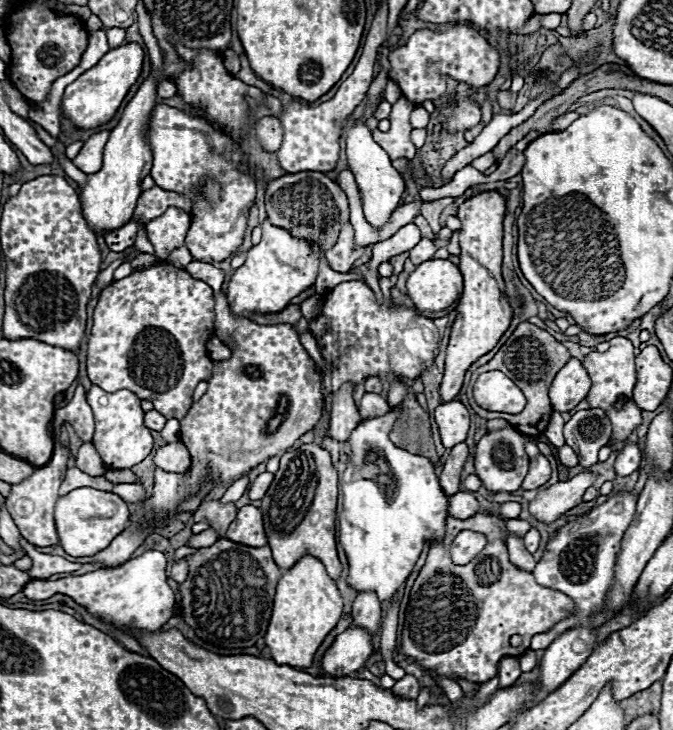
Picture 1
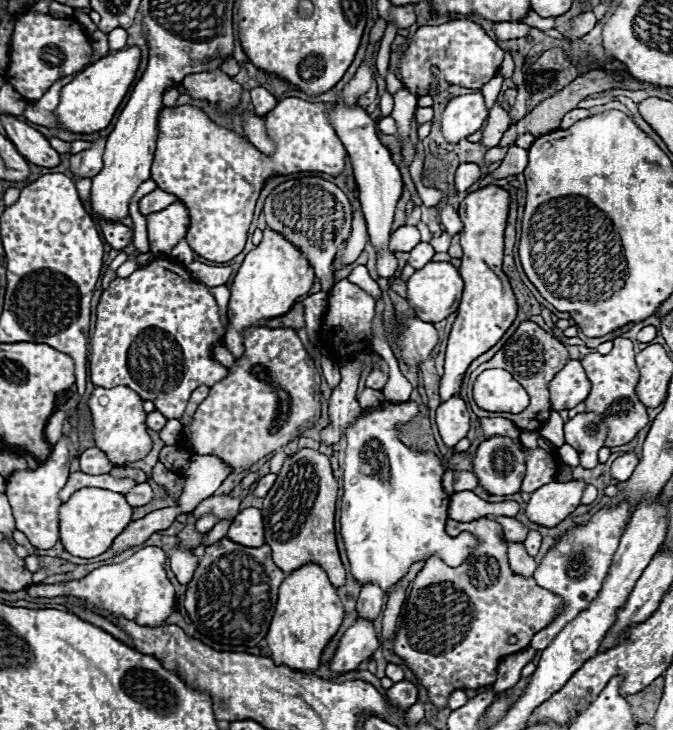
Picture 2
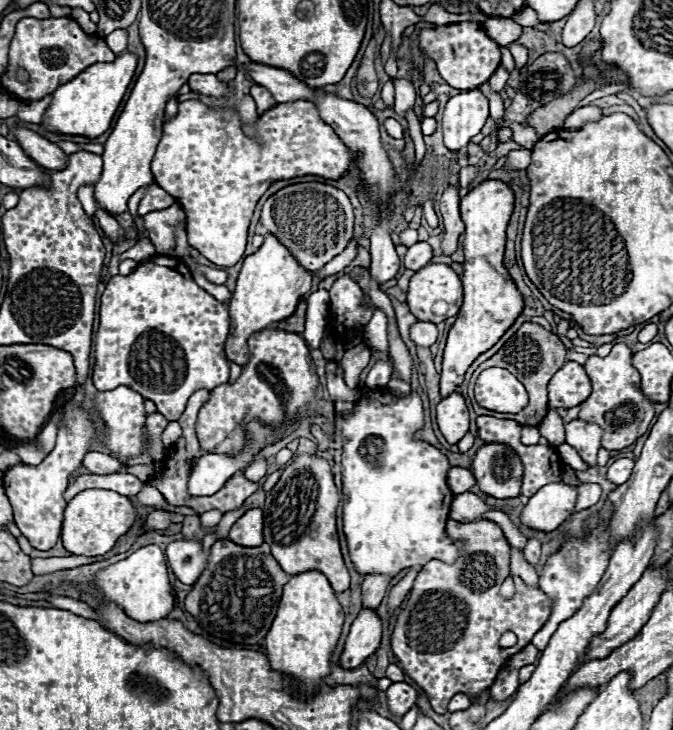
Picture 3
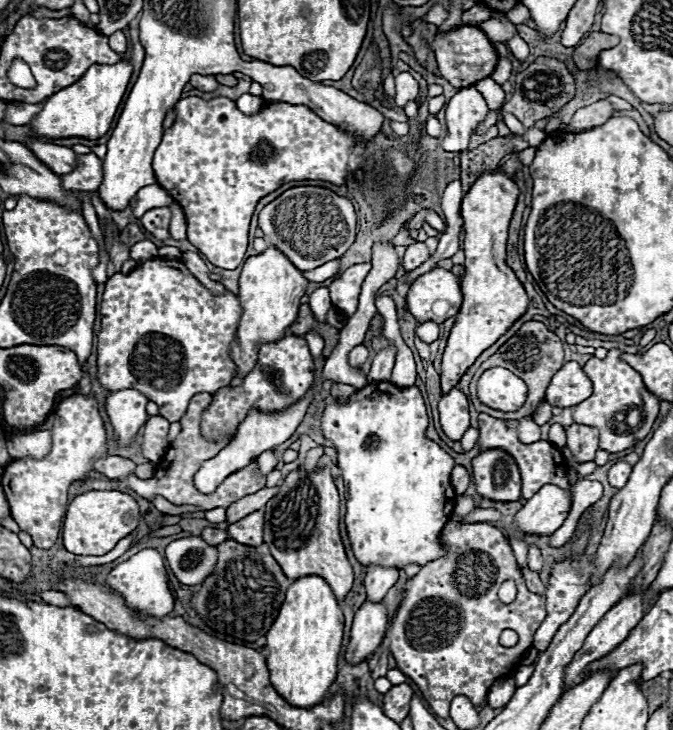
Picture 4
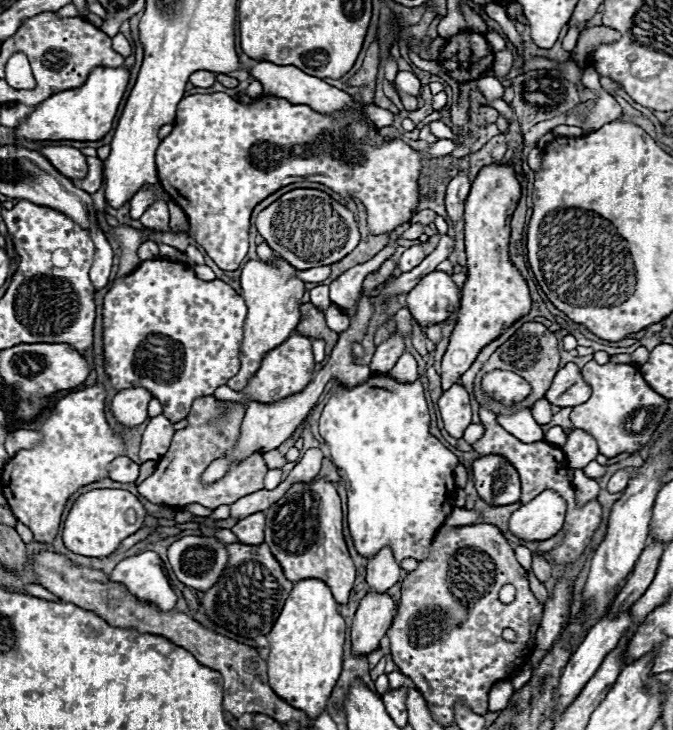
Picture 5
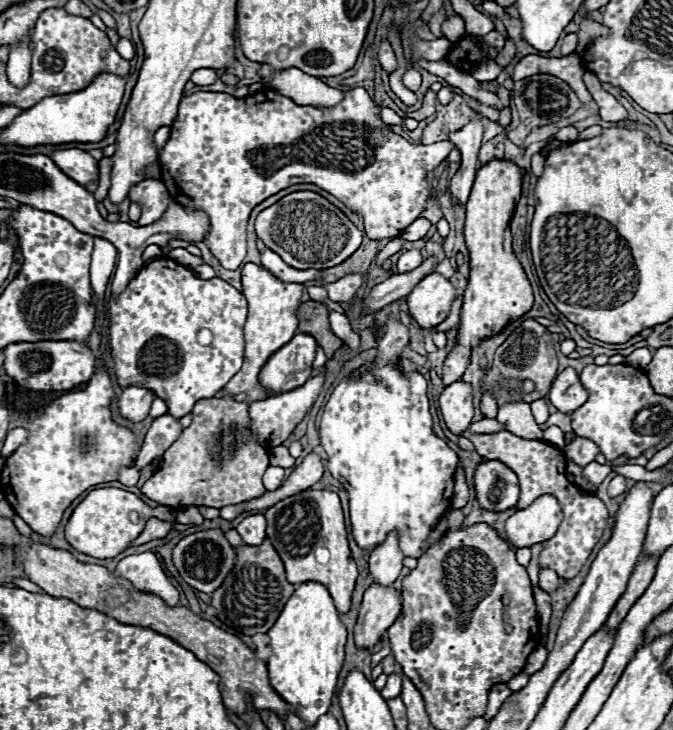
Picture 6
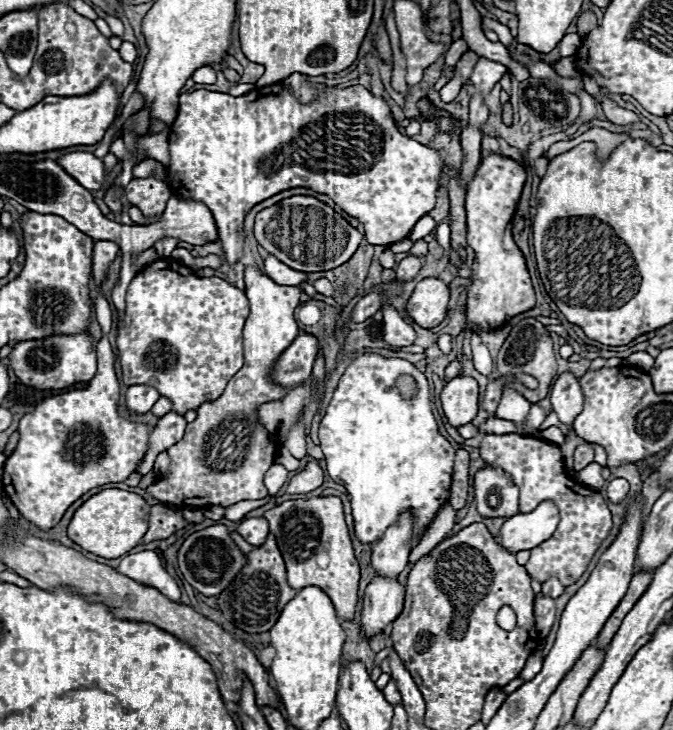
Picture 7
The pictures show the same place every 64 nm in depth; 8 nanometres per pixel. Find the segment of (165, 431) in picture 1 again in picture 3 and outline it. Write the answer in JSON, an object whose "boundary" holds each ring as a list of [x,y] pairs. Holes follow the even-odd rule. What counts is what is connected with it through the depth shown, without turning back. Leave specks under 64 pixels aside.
{"boundary":[[[168,422],[168,426],[166,426],[166,430],[162,432],[162,442],[164,442],[164,446],[166,448],[170,448],[178,438],[180,438],[180,434],[182,434],[182,428],[180,428],[180,424],[178,422]]]}

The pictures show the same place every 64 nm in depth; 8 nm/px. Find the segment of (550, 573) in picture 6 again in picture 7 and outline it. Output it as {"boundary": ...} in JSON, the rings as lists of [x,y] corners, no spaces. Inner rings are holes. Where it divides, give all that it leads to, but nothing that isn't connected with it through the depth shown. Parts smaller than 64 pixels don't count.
{"boundary":[[[548,578],[544,584],[542,584],[542,594],[544,596],[550,596],[550,598],[558,598],[560,594],[564,592],[564,586],[558,582],[558,578]]]}

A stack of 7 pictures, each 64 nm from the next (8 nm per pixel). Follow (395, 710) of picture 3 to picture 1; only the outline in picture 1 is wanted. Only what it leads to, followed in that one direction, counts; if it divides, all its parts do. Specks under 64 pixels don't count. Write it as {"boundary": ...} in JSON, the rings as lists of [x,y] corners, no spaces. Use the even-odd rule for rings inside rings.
{"boundary":[[[410,674],[400,678],[392,688],[394,688],[394,692],[398,692],[398,696],[414,696],[416,698],[420,694],[420,682]]]}

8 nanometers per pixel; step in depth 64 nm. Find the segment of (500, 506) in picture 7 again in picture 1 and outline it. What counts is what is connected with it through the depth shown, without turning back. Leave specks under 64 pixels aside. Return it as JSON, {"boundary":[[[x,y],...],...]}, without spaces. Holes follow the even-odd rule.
{"boundary":[[[506,426],[504,430],[492,430],[486,432],[480,442],[476,444],[476,456],[474,456],[474,464],[476,464],[476,474],[482,480],[482,484],[492,490],[492,492],[516,492],[528,472],[528,456],[524,452],[524,444],[526,444],[526,436],[522,432],[518,432],[512,426]]]}

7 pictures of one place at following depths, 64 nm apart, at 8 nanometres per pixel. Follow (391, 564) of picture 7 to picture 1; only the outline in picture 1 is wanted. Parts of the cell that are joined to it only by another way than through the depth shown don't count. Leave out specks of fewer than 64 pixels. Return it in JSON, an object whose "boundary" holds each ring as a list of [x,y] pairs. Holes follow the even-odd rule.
{"boundary":[[[374,592],[358,594],[352,604],[352,628],[364,628],[368,636],[374,636],[380,628],[382,608]]]}

